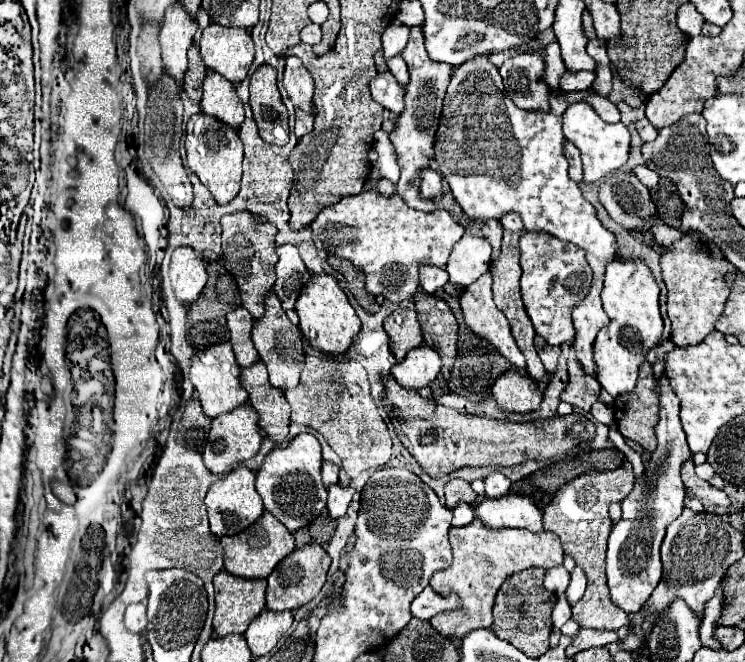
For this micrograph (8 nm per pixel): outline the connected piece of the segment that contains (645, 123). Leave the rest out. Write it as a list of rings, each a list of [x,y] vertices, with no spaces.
[[[646,117],[637,122],[637,130],[639,130],[643,142],[651,142],[651,140],[657,138],[657,128]]]

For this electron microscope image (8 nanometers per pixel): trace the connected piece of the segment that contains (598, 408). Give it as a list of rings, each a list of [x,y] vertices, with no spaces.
[[[601,402],[591,408],[591,414],[593,414],[593,418],[595,418],[597,422],[603,422],[603,424],[609,424],[609,422],[613,420],[611,410],[609,410],[605,404],[601,404]]]

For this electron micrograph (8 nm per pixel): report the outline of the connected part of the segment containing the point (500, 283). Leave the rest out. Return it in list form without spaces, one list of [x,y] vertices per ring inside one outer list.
[[[505,232],[503,234],[503,250],[501,250],[501,256],[491,262],[491,274],[493,274],[493,298],[495,298],[495,304],[503,310],[503,314],[507,316],[509,324],[511,324],[511,332],[513,332],[513,338],[517,342],[517,346],[521,348],[521,352],[525,354],[527,358],[527,372],[531,378],[535,380],[541,380],[545,376],[545,368],[537,356],[537,350],[533,346],[533,340],[535,340],[535,328],[525,312],[525,306],[521,302],[521,290],[519,290],[519,278],[521,278],[521,266],[519,266],[519,234],[517,232]]]

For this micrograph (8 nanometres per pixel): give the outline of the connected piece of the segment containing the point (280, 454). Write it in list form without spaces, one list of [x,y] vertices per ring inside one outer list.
[[[299,434],[287,448],[275,448],[257,472],[257,492],[271,512],[289,532],[309,526],[325,508],[327,490],[321,482],[321,444],[313,434]]]

